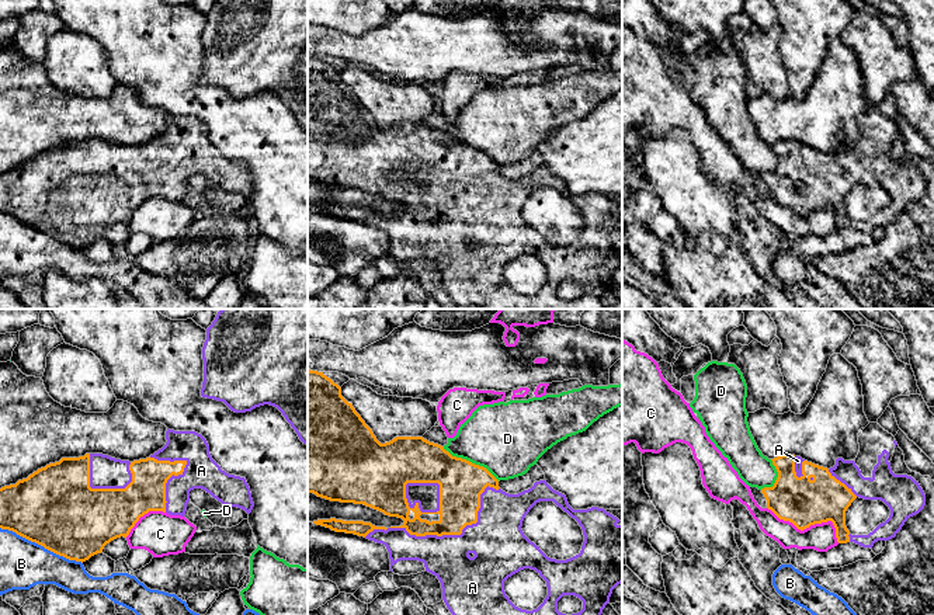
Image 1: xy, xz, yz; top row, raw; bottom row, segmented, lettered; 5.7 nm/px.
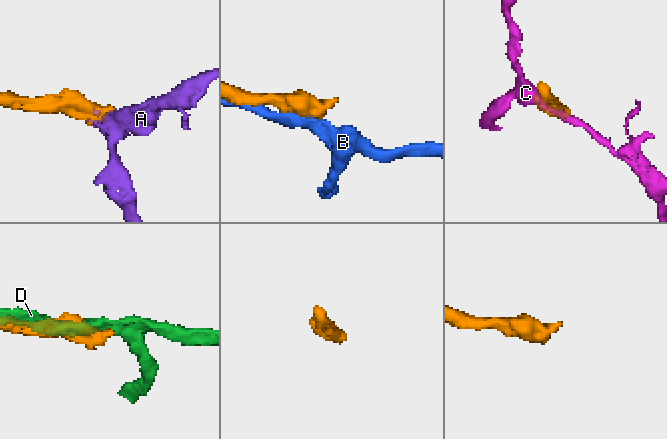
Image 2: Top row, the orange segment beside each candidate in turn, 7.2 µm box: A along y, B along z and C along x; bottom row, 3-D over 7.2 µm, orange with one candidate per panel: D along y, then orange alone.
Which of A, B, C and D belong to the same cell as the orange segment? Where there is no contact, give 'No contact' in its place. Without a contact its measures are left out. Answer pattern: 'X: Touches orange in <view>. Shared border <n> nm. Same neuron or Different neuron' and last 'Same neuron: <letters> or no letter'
A: Touches orange in xz. Shared border 650 nm. Same neuron
B: Touches orange in xy. Shared border 500 nm. Different neuron
C: Touches orange in yz. Shared border 460 nm. Different neuron
D: Touches orange in xz. Shared border 380 nm. Different neuron
Same neuron: A

